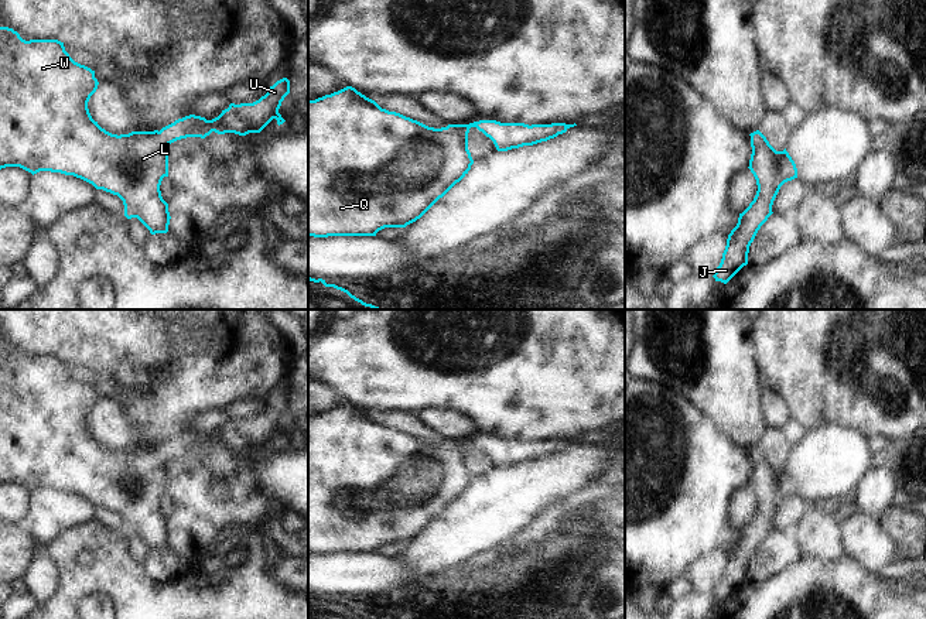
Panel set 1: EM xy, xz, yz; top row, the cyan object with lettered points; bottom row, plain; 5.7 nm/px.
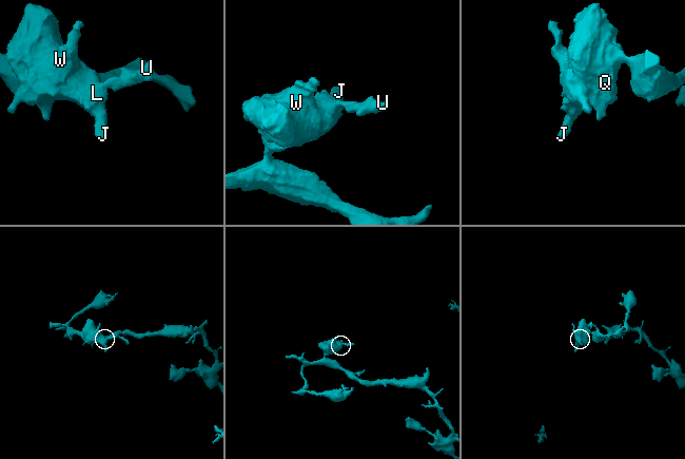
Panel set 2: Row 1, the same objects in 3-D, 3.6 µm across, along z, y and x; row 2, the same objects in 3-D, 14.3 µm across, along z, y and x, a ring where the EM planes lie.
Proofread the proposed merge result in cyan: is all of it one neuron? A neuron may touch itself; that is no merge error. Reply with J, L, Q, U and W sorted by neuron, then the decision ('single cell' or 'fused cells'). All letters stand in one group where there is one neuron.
groups J L Q U W; single cell

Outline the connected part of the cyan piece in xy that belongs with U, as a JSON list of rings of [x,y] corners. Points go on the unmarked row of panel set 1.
[[[0,343],[0,486],[20,483],[33,492],[40,488],[74,492],[96,506],[117,512],[127,536],[137,534],[151,551],[167,550],[168,520],[160,502],[168,493],[167,462],[187,454],[205,455],[212,448],[246,452],[260,449],[273,435],[286,437],[279,430],[290,410],[290,397],[283,394],[253,420],[230,420],[212,435],[189,431],[160,448],[131,448],[112,451],[102,445],[89,430],[88,418],[98,406],[95,387],[75,379],[58,356],[25,358],[17,348]]]

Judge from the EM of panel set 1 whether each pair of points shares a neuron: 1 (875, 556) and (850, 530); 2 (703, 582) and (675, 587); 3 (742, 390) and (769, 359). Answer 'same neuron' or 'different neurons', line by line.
1: same neuron
2: different neurons
3: different neurons

